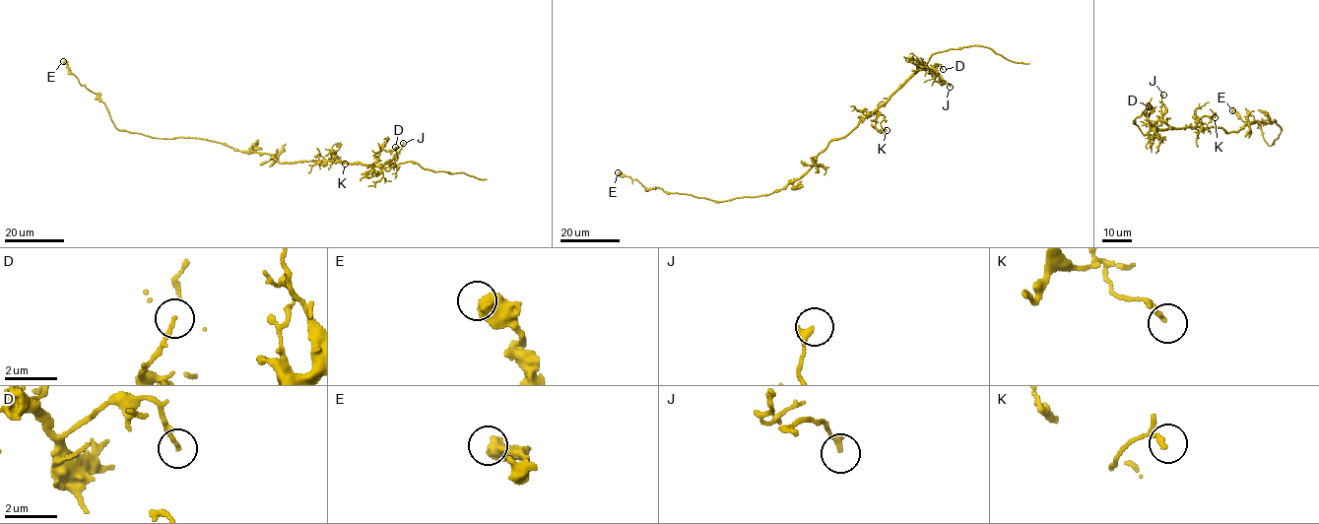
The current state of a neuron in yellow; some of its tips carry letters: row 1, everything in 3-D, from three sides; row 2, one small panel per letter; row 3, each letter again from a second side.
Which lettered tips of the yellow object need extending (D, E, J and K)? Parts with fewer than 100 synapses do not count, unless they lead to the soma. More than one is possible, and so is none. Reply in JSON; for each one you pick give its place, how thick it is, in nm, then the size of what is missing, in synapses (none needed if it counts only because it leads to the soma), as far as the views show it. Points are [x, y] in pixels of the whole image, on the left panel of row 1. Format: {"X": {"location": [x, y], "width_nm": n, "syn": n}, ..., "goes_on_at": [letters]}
{"goes_on_at": []}

